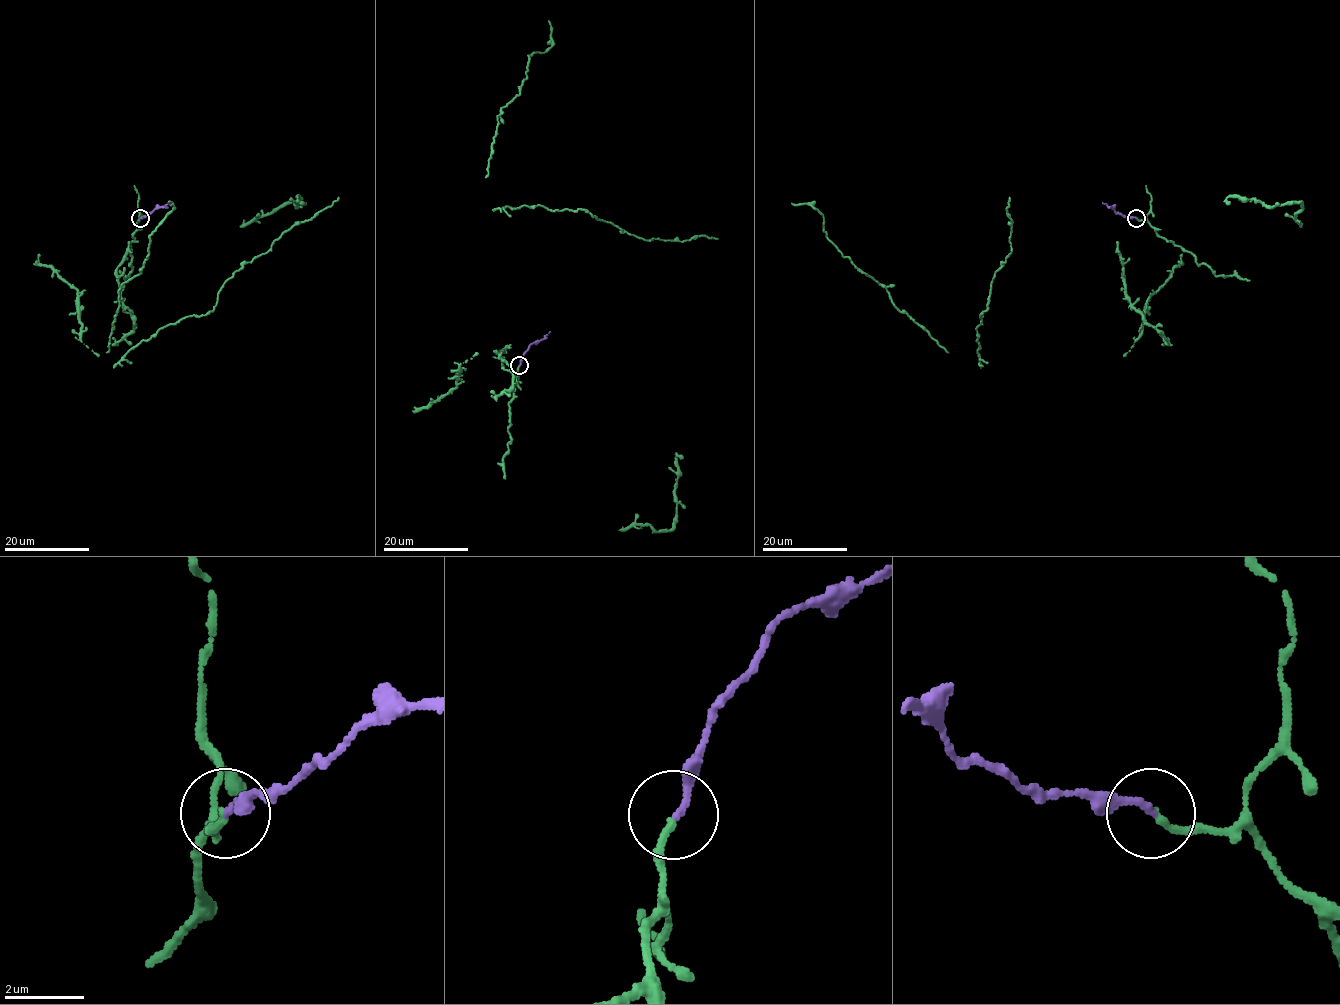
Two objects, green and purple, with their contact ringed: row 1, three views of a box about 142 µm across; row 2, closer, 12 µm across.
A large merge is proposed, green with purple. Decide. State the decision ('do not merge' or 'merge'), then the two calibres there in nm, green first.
merge; 170 nm thick on the green side, 180 nm on the other

